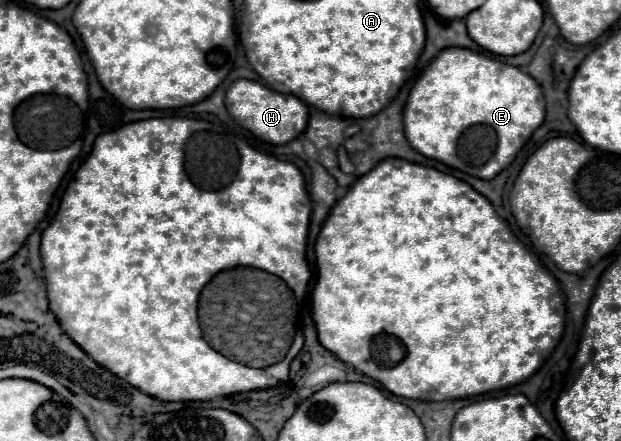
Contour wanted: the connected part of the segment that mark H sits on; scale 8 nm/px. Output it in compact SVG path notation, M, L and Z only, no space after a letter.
M236 79L226 91L226 97L228 97L228 113L234 117L234 121L244 129L252 131L262 141L274 145L284 145L296 139L298 135L302 135L308 123L308 107L298 97L276 93L258 81Z

